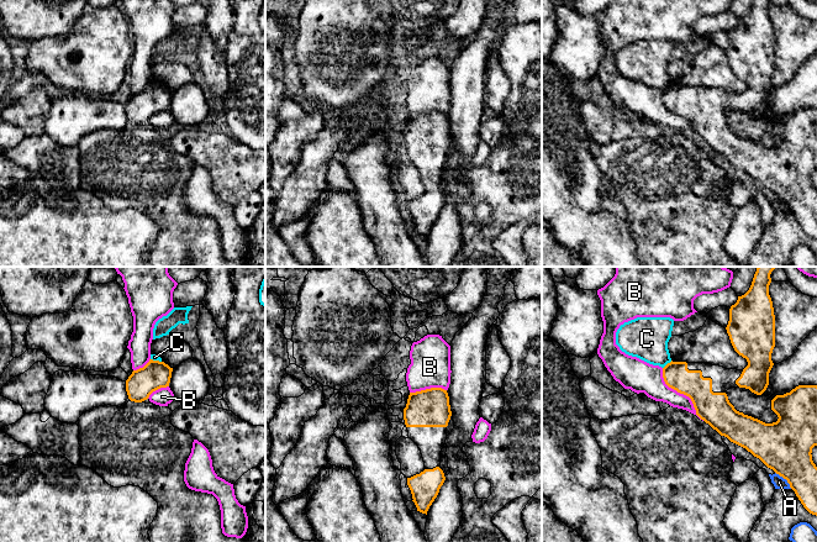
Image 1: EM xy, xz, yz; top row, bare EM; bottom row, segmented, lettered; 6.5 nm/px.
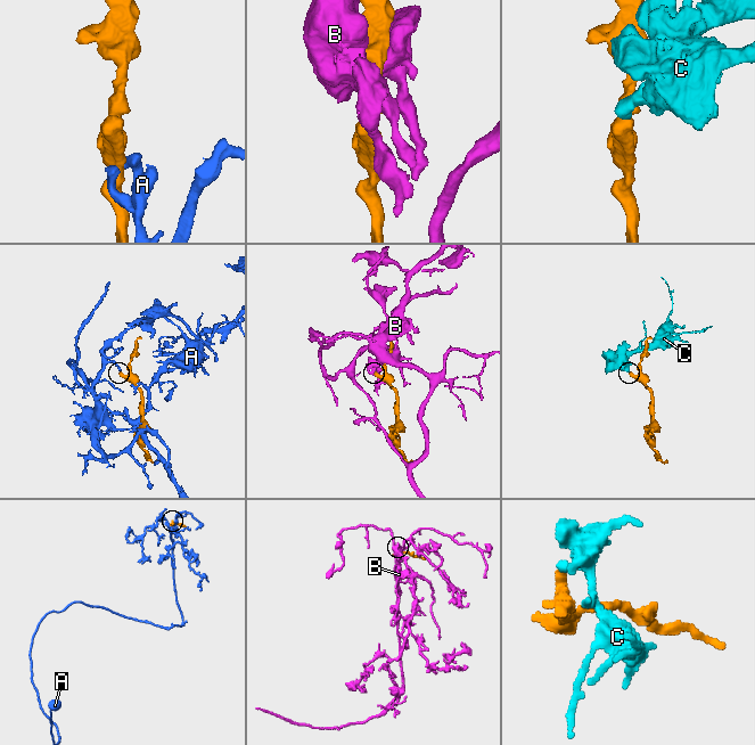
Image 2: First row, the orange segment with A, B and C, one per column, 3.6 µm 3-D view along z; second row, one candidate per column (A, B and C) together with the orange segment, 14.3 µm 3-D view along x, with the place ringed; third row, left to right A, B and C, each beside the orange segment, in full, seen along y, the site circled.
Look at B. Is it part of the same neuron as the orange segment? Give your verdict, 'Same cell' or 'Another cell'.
Another cell

